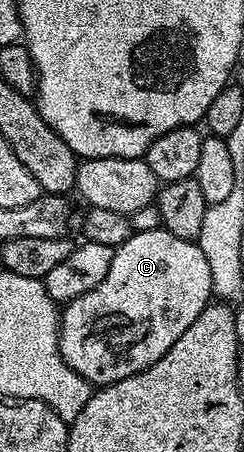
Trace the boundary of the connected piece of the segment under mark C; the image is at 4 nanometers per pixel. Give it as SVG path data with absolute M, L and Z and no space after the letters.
M134 231L129 239L114 250L111 269L93 290L64 304L61 316L61 356L90 385L103 388L109 383L123 381L140 371L146 371L155 361L183 337L191 321L203 313L211 301L211 269L207 257L194 240L175 237L170 231Z

